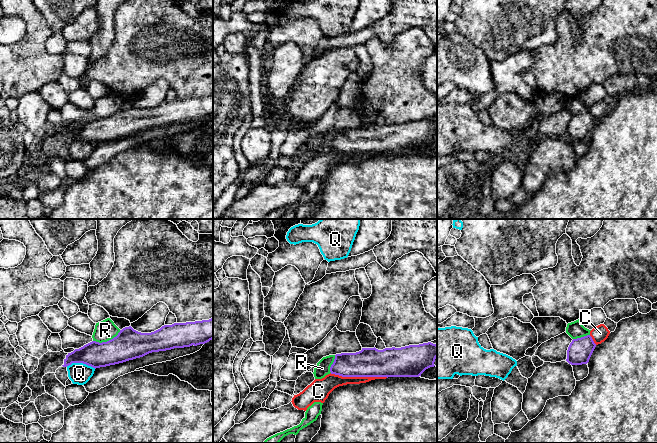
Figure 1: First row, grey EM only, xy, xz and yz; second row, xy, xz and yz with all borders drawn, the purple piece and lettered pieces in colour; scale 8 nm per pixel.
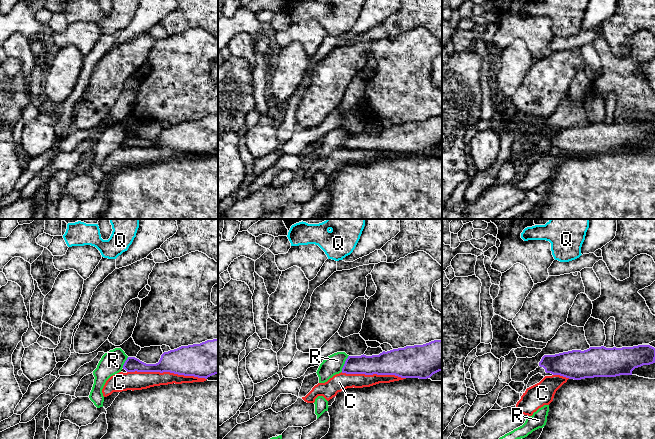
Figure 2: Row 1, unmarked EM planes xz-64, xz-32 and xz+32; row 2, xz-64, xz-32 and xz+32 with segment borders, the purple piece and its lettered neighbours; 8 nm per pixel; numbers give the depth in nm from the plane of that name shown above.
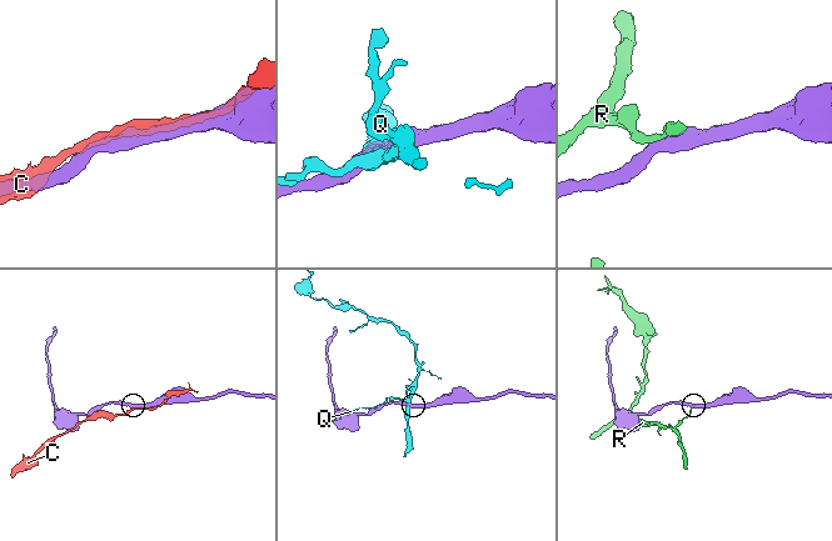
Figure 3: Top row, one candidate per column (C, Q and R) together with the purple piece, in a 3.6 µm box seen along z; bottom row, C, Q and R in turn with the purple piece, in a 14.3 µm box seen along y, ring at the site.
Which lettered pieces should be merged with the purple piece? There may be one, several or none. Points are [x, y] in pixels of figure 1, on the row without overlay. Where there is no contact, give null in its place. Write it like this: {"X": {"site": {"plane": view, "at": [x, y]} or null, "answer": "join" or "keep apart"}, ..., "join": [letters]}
{"C": {"site": {"plane": "xz", "at": [359, 152]}, "answer": "keep apart"}, "Q": {"site": {"plane": "xy", "at": [81, 138]}, "answer": "keep apart"}, "R": {"site": {"plane": "xy", "at": [107, 117]}, "answer": "keep apart"}, "join": []}

